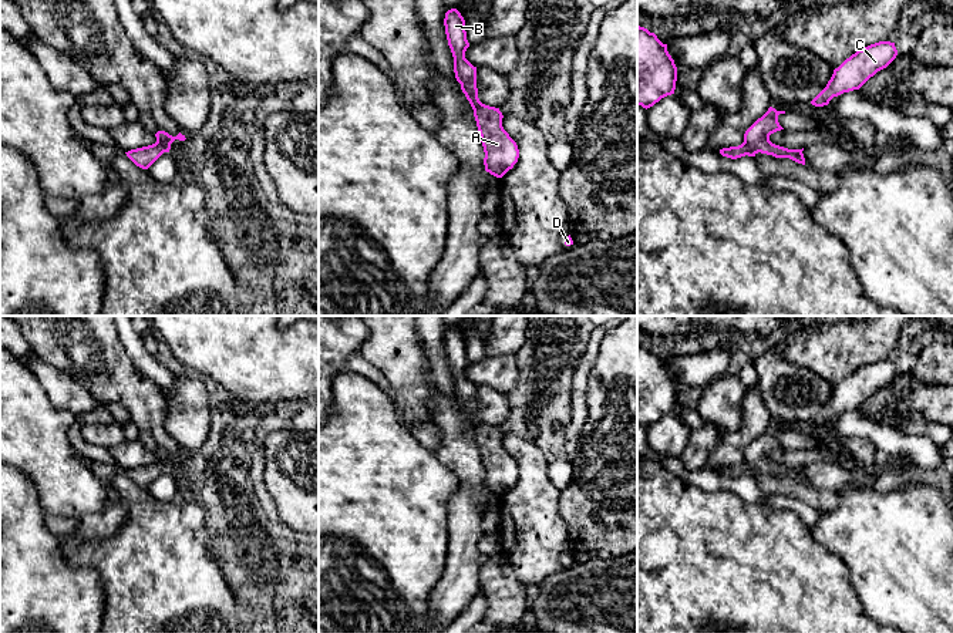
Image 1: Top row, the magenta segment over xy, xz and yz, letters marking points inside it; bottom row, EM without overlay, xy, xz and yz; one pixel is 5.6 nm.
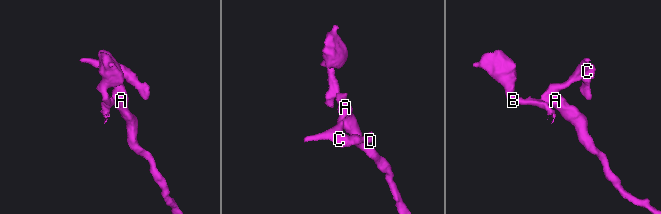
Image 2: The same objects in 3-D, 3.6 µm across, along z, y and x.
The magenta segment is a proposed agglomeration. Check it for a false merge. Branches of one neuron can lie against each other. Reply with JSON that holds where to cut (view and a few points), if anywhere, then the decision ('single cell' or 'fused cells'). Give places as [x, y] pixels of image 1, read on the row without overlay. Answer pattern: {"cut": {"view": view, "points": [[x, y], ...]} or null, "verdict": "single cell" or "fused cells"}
{"cut": {"view": "yz", "points": [[743, 461], [754, 472]]}, "verdict": "fused cells"}

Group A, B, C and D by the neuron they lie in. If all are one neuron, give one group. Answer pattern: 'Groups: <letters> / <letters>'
Groups: A C D / B

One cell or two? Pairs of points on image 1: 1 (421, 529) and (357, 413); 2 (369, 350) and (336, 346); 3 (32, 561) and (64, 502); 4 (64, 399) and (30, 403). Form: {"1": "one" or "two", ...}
{"1": "one", "2": "two", "3": "two", "4": "two"}

